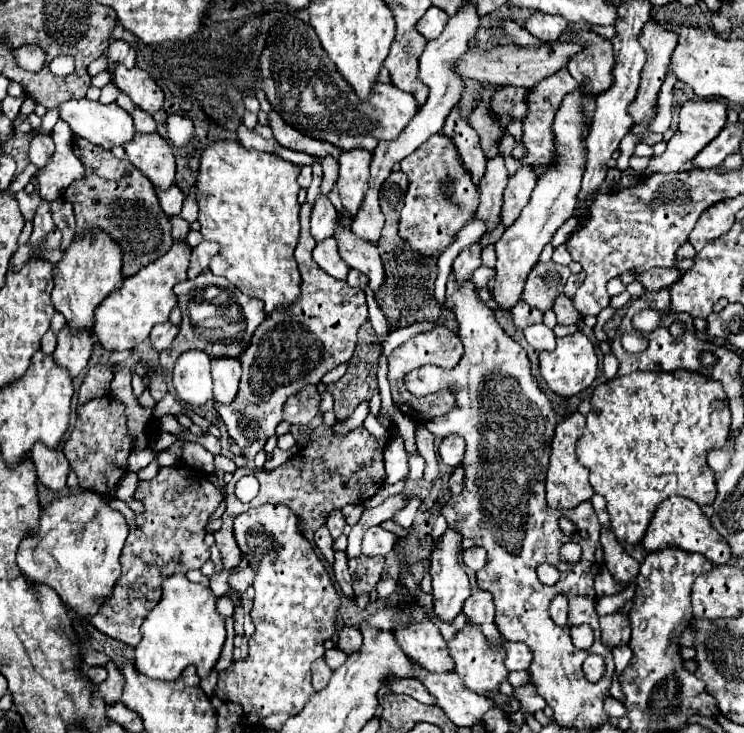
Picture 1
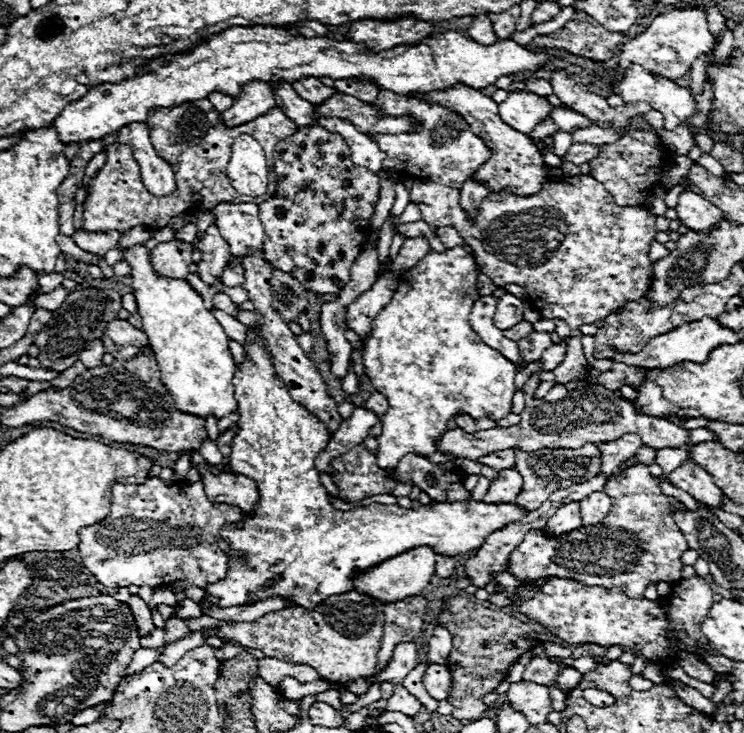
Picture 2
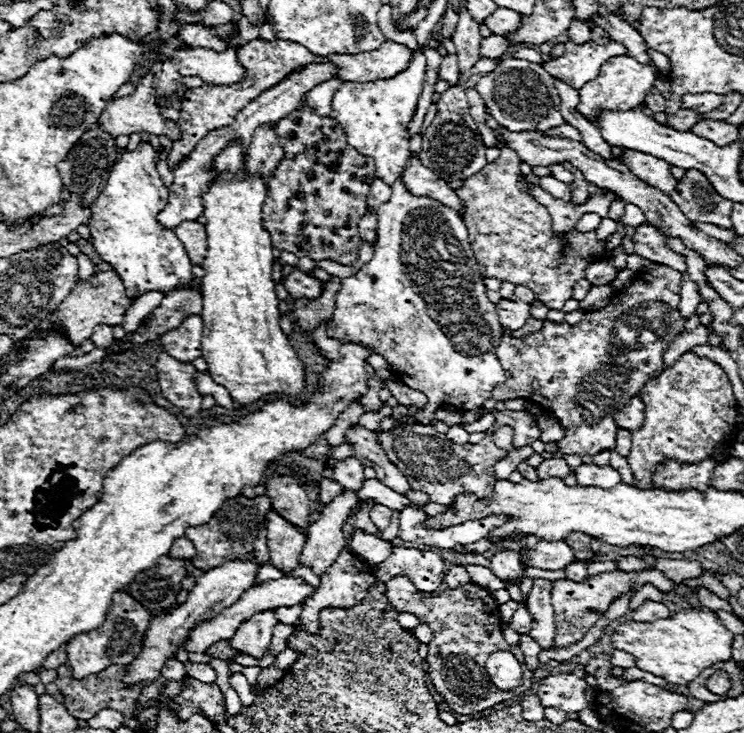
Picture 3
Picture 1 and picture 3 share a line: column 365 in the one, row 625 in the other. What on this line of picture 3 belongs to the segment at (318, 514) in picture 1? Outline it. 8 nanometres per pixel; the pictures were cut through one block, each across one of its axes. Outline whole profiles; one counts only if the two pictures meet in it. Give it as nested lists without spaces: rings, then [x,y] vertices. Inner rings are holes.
[[[396,576],[386,582],[386,596],[394,610],[414,614],[420,622],[426,622],[432,628],[434,640],[428,644],[428,676],[436,692],[456,714],[470,716],[482,712],[504,700],[514,700],[530,688],[530,676],[524,676],[524,684],[514,692],[502,692],[488,680],[488,674],[484,670],[488,656],[498,650],[520,652],[520,648],[508,646],[504,642],[498,604],[490,596],[490,592],[486,592],[486,588],[468,582],[460,588],[444,590],[440,596],[424,596],[408,578]]]

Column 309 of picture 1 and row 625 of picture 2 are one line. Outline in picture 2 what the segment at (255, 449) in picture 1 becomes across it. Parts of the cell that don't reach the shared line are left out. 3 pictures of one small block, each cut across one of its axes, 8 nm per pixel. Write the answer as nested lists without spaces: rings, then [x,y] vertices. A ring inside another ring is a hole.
[[[358,592],[330,596],[326,598],[326,602],[320,602],[312,612],[304,608],[284,608],[278,612],[268,612],[254,622],[230,624],[210,616],[184,622],[192,630],[218,628],[218,638],[234,638],[246,648],[256,648],[264,652],[264,656],[268,658],[278,658],[290,664],[308,664],[324,680],[340,686],[376,674],[380,638],[384,636],[382,602]]]

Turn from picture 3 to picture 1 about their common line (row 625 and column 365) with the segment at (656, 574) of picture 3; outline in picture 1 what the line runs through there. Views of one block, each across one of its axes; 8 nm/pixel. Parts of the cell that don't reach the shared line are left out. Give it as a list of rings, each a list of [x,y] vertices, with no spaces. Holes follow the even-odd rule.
[[[384,556],[375,558],[375,562],[374,557],[367,558],[367,562],[350,562],[350,572],[352,572],[352,578],[354,578],[352,600],[356,600],[360,594],[370,594],[376,588],[378,580],[382,578],[384,566],[386,566]]]

